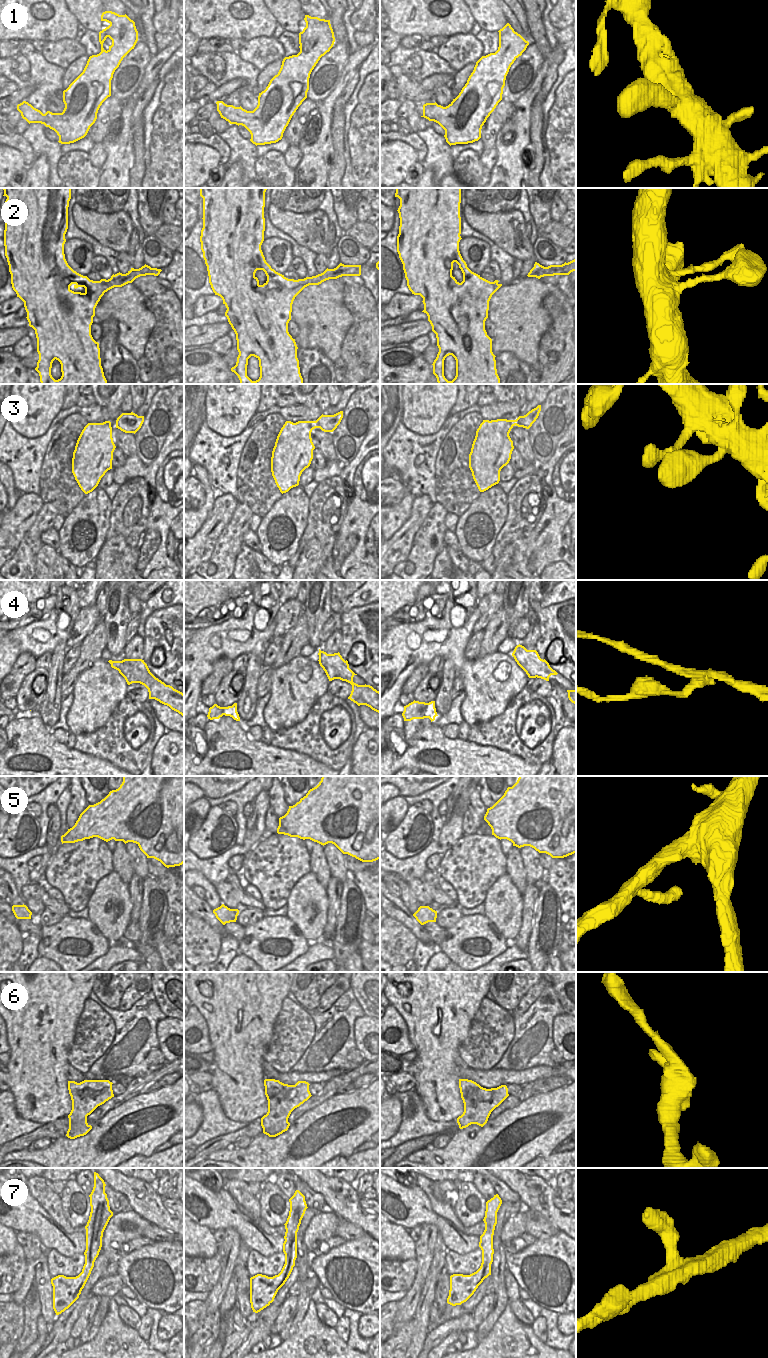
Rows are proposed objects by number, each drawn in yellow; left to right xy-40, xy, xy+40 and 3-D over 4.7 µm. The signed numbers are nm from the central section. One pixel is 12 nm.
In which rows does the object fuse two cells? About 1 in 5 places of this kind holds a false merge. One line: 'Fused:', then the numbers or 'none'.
Fused: 4

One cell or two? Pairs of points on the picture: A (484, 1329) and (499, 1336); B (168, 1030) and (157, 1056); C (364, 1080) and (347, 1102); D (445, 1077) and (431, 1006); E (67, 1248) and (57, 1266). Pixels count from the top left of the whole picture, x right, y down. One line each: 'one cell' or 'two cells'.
A: two cells
B: two cells
C: two cells
D: one cell
E: two cells

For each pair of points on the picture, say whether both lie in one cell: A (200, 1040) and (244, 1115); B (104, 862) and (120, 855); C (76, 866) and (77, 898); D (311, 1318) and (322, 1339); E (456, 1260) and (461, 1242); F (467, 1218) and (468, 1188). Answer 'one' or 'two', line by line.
A: two
B: two
C: one
D: one
E: two
F: one

